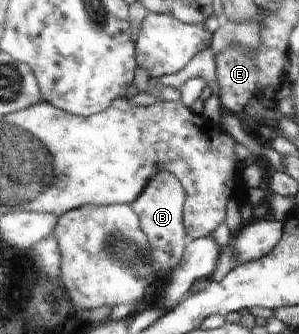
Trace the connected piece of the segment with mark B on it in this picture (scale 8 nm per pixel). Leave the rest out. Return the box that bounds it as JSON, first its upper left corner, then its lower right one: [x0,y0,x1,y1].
[130,170,188,276]

